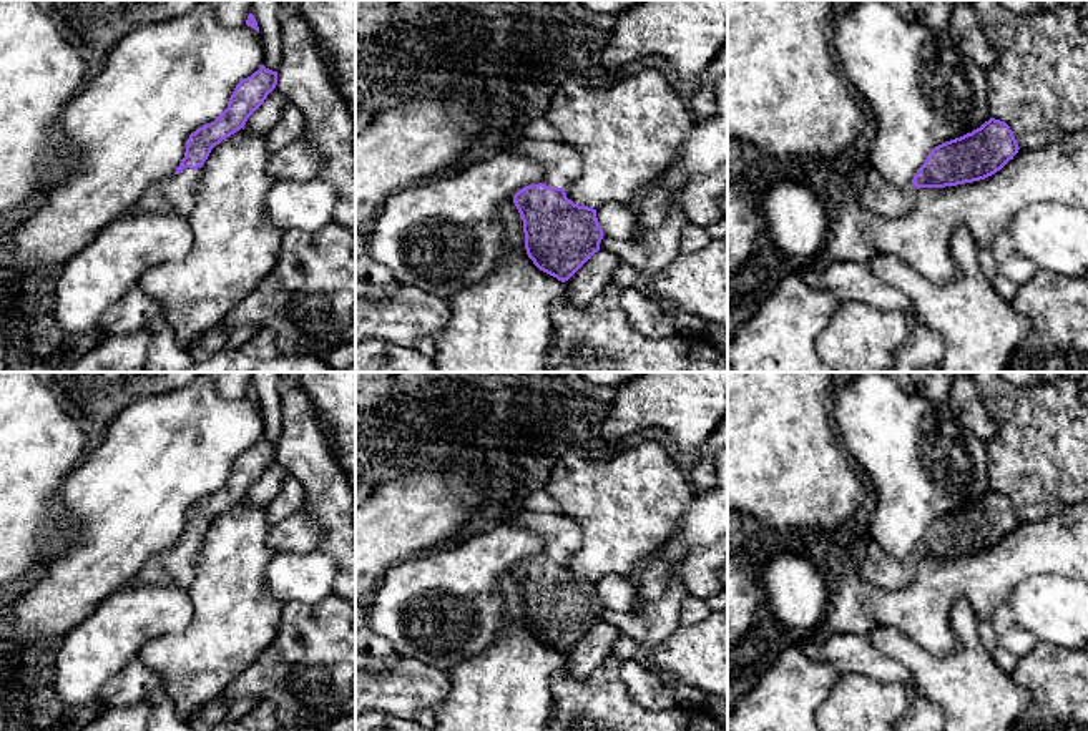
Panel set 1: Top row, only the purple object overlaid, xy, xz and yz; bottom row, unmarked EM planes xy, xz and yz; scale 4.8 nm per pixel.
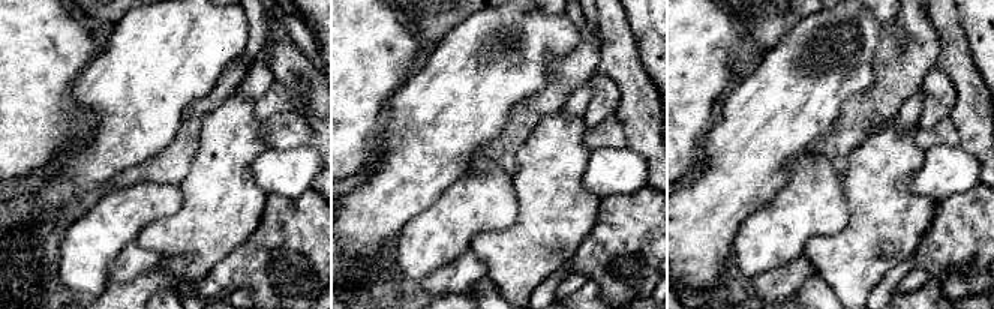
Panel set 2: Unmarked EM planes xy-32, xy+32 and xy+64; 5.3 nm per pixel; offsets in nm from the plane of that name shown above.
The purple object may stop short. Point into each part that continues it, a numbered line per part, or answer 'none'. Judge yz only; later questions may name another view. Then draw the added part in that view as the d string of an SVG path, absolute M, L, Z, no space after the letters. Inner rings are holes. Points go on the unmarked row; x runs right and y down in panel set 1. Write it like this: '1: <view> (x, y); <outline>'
1: yz (879, 569); M867 540L867 555L859 568L859 578L887 590L904 590L919 573L919 562L909 555L899 560L889 555L875 540Z

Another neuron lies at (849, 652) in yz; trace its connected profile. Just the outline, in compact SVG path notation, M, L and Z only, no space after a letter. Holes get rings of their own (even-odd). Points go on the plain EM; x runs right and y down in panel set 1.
M842 633L831 636L822 645L801 638L799 645L811 660L829 663L841 675L857 673L885 684L900 683L910 694L914 693L914 676L909 670L877 650L867 636Z

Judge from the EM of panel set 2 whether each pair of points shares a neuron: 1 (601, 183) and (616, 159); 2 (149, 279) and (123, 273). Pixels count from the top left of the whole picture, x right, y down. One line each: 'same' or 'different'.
1: same
2: different

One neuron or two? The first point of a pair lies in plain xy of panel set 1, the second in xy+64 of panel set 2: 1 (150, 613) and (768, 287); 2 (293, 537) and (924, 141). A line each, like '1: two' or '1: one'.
1: two
2: one

